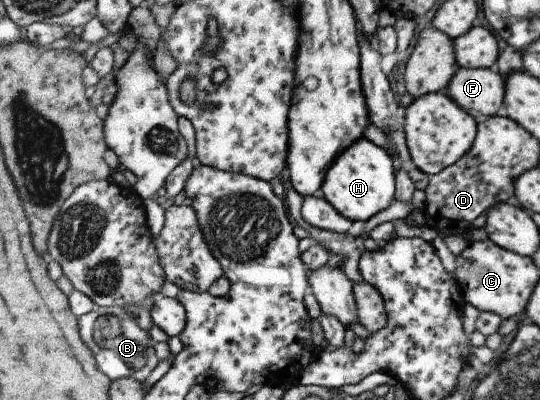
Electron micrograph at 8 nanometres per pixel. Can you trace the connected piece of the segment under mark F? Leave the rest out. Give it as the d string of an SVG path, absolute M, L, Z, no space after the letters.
M459 68L446 93L462 109L472 114L477 123L484 123L488 120L488 117L498 115L496 111L501 109L505 89L505 83L502 83L502 75L496 75L496 72L488 71L488 68Z

